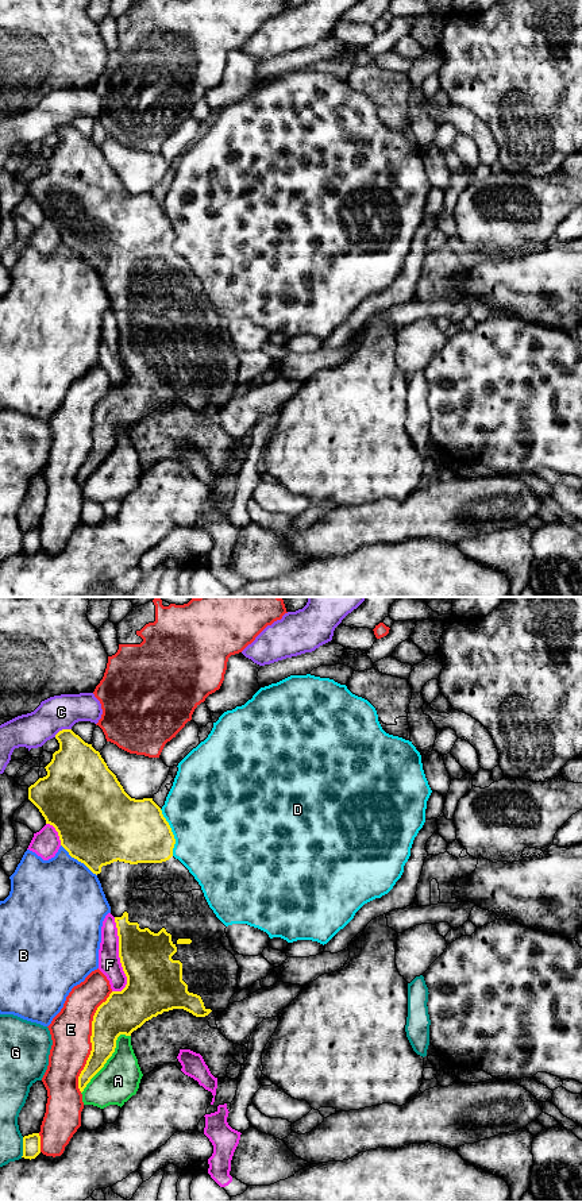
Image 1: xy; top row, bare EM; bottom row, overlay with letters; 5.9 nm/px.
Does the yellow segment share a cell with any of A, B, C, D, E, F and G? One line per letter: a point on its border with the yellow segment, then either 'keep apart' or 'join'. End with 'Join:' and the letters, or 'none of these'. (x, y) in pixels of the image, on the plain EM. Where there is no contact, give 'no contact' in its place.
A: xy (108, 453) | keep apart
B: xy (78, 255) | keep apart
C: xy (62, 124) | keep apart
D: xy (172, 227) | keep apart
E: xy (91, 436) | keep apart
F: xy (119, 350) | join
G: xy (23, 542) | keep apart
Join: F

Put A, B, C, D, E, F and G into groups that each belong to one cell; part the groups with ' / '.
A / B / C / D / E / F / G

